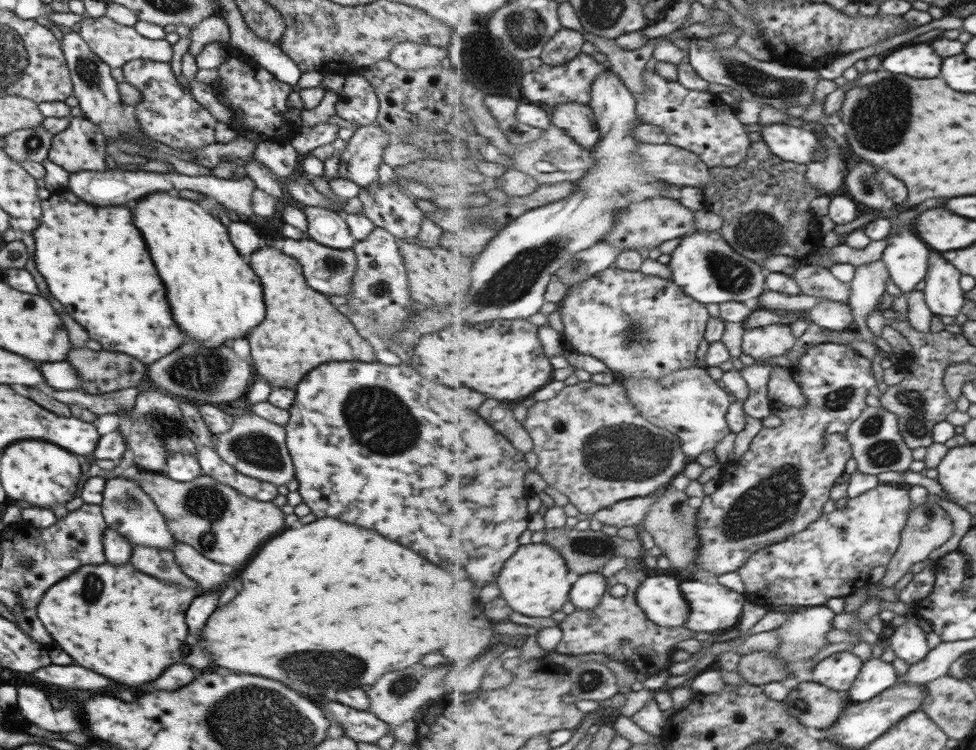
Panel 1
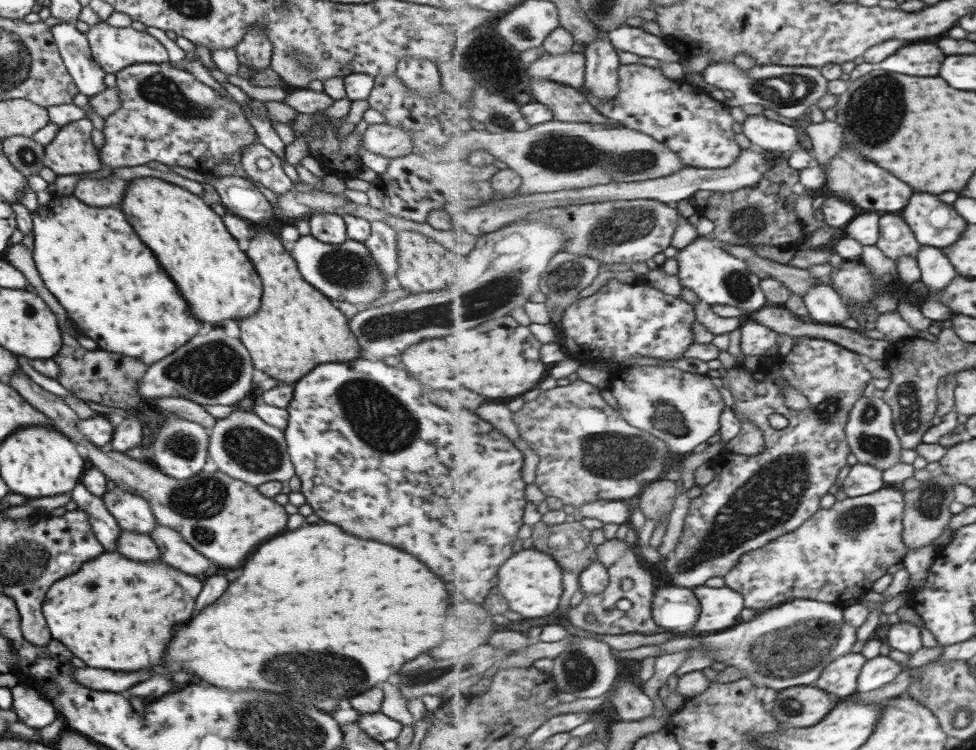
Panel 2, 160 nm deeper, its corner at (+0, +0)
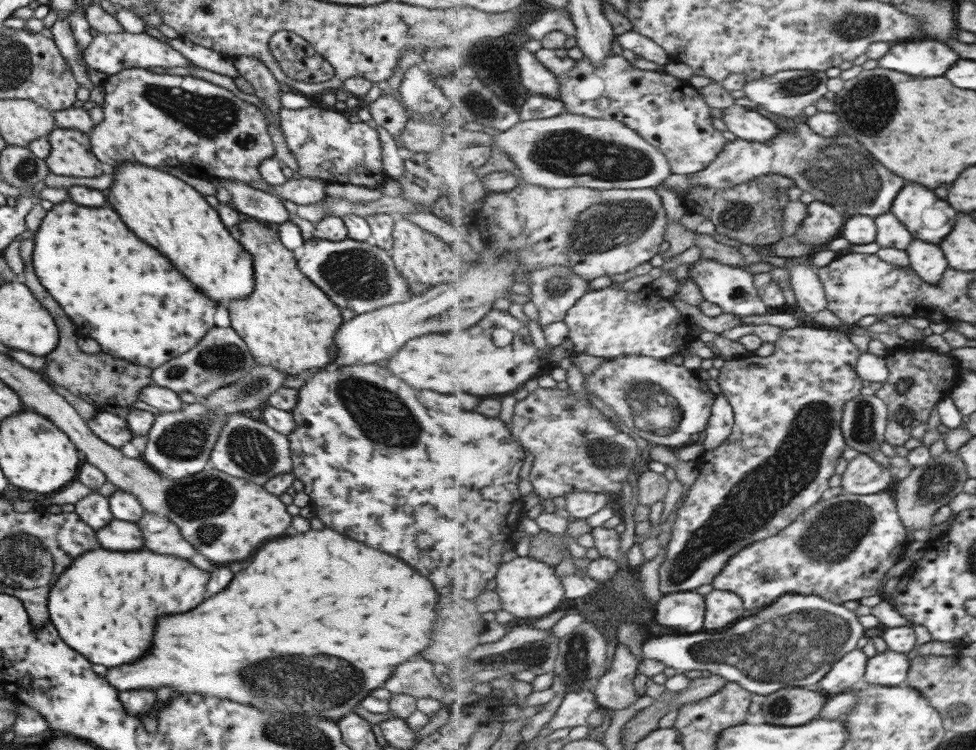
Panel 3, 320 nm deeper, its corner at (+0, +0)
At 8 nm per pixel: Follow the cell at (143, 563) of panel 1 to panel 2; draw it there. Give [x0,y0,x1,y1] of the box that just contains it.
[115,530,159,562]

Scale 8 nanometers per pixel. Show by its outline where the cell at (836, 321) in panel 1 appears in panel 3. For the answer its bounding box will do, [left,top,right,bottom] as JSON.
[786,257,828,313]

